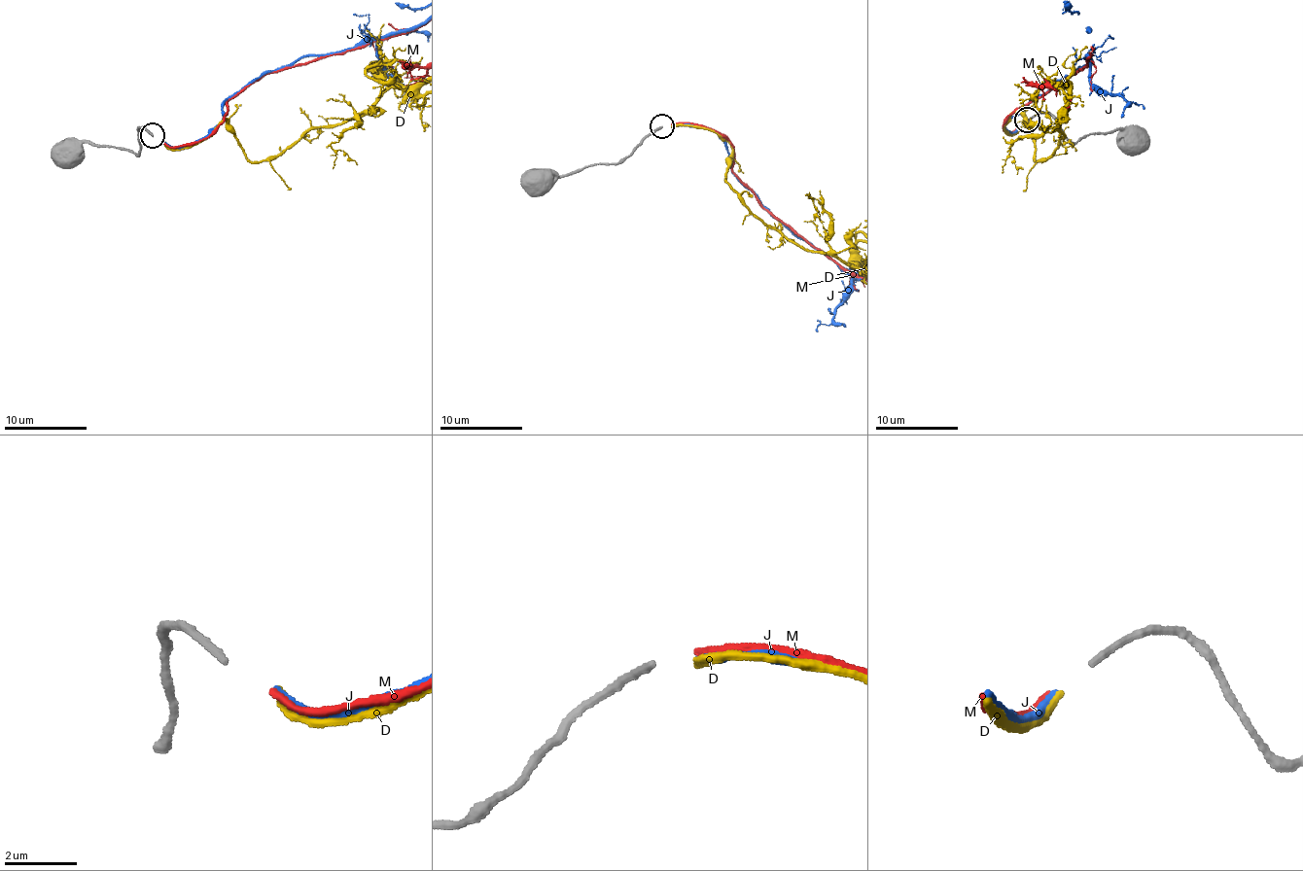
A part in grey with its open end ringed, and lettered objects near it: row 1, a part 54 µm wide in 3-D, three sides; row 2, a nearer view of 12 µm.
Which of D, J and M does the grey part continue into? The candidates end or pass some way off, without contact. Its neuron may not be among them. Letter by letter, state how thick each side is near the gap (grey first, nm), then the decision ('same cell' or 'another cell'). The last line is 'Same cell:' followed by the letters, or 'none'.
D: 190 nm thick on the grey side, 240 nm on the other; another cell
J: 190 nm thick on the grey side, 200 nm on the other; same cell
M: 190 nm thick on the grey side, 160 nm on the other; another cell
Same cell: J

